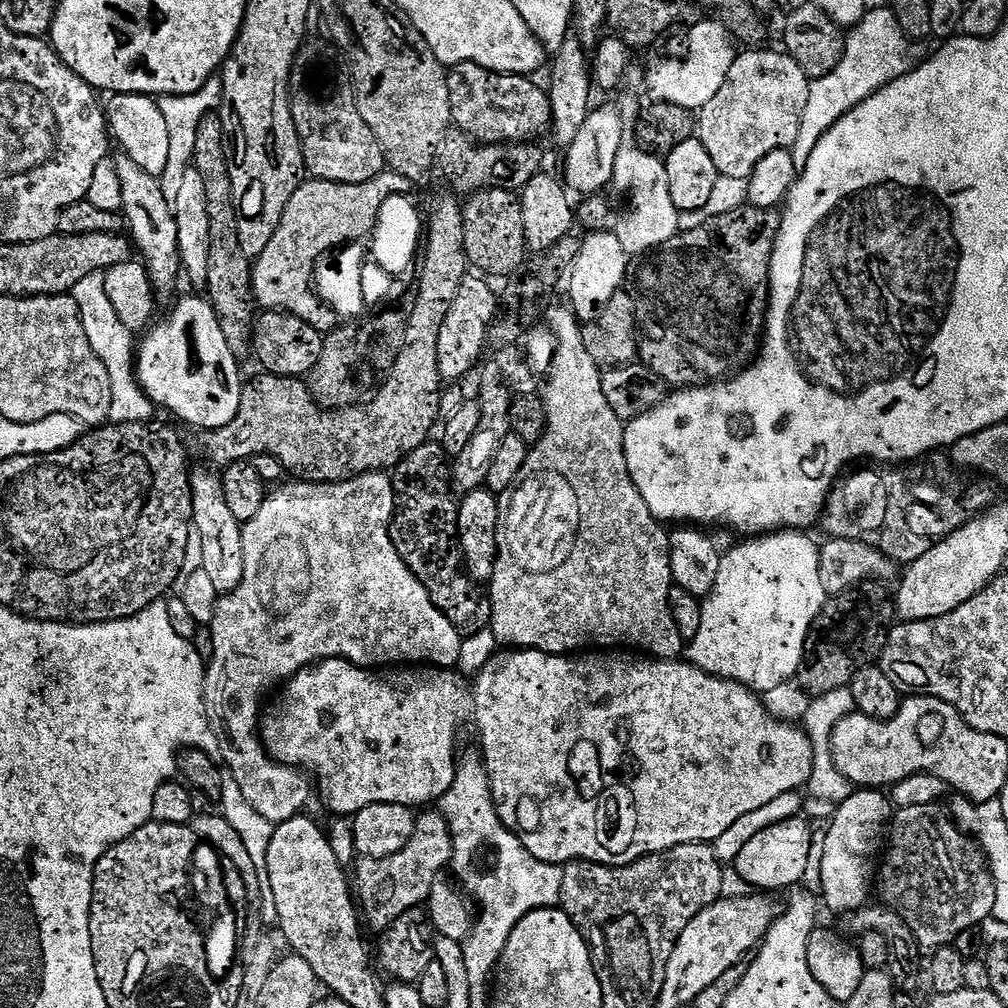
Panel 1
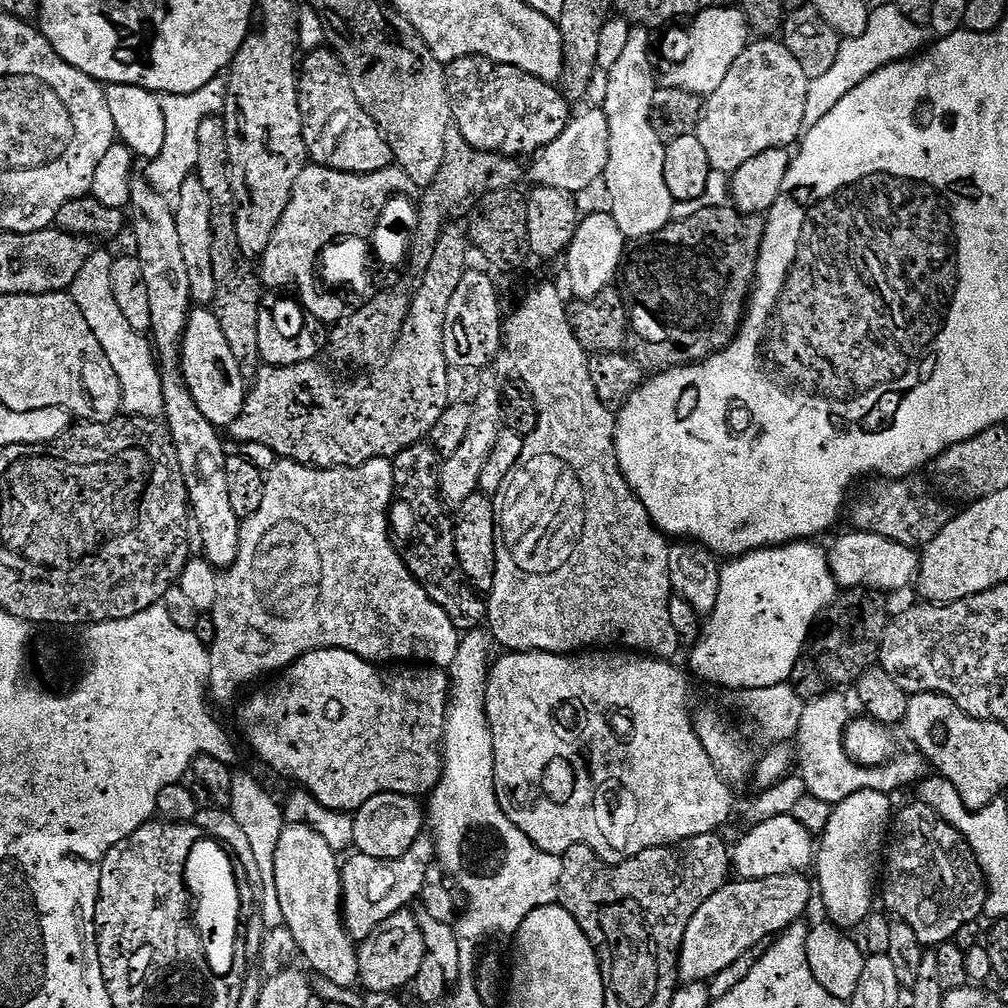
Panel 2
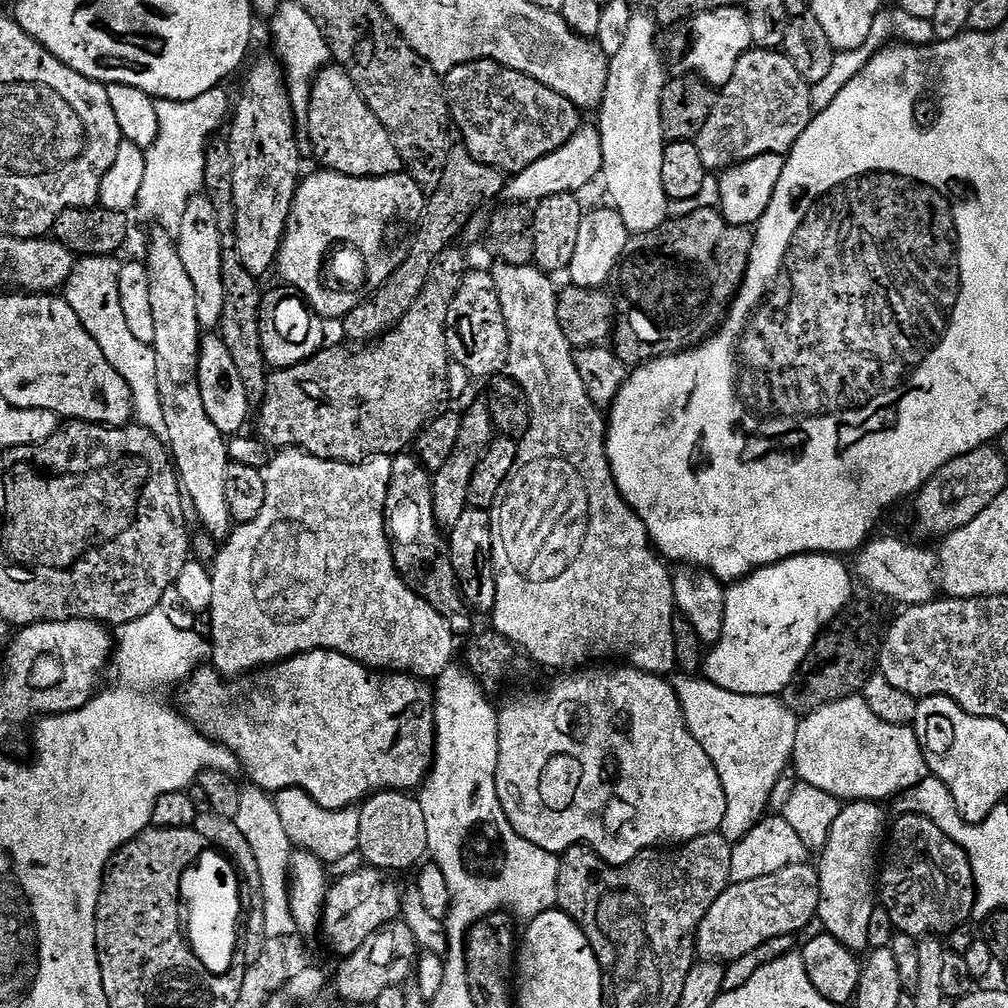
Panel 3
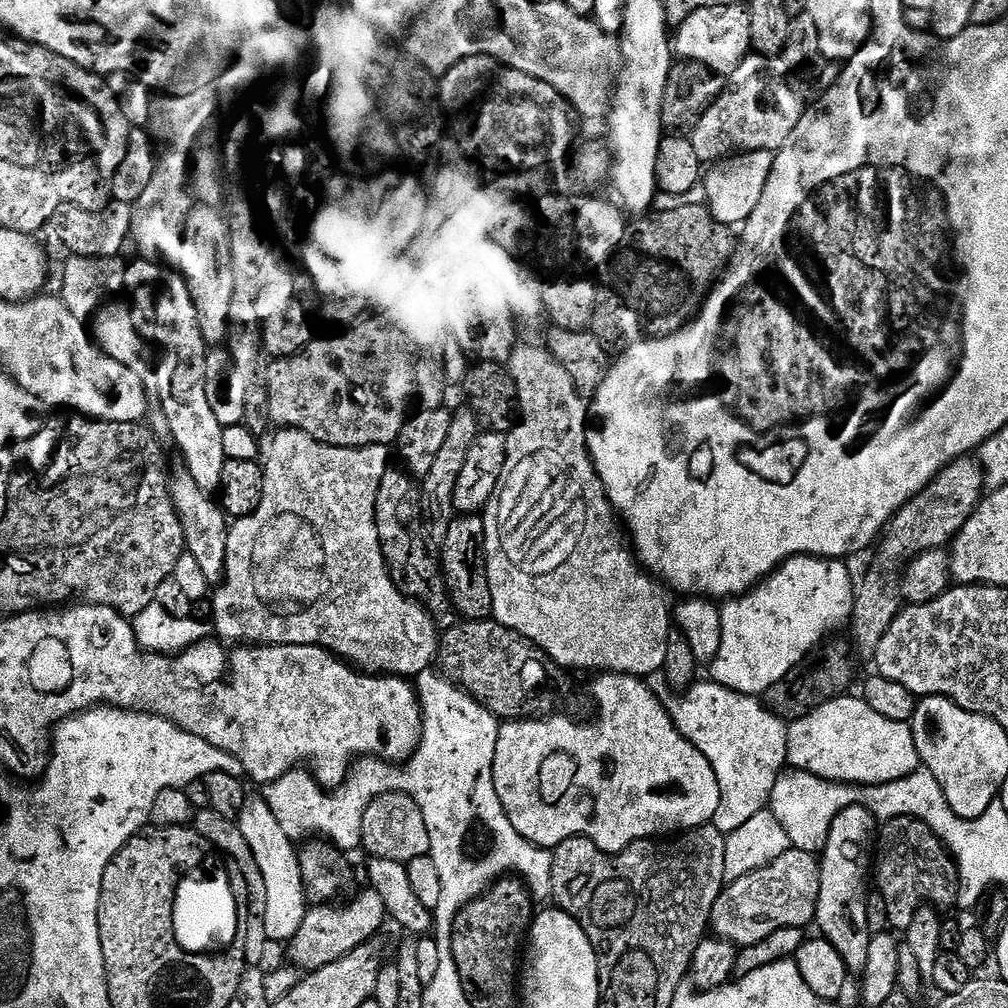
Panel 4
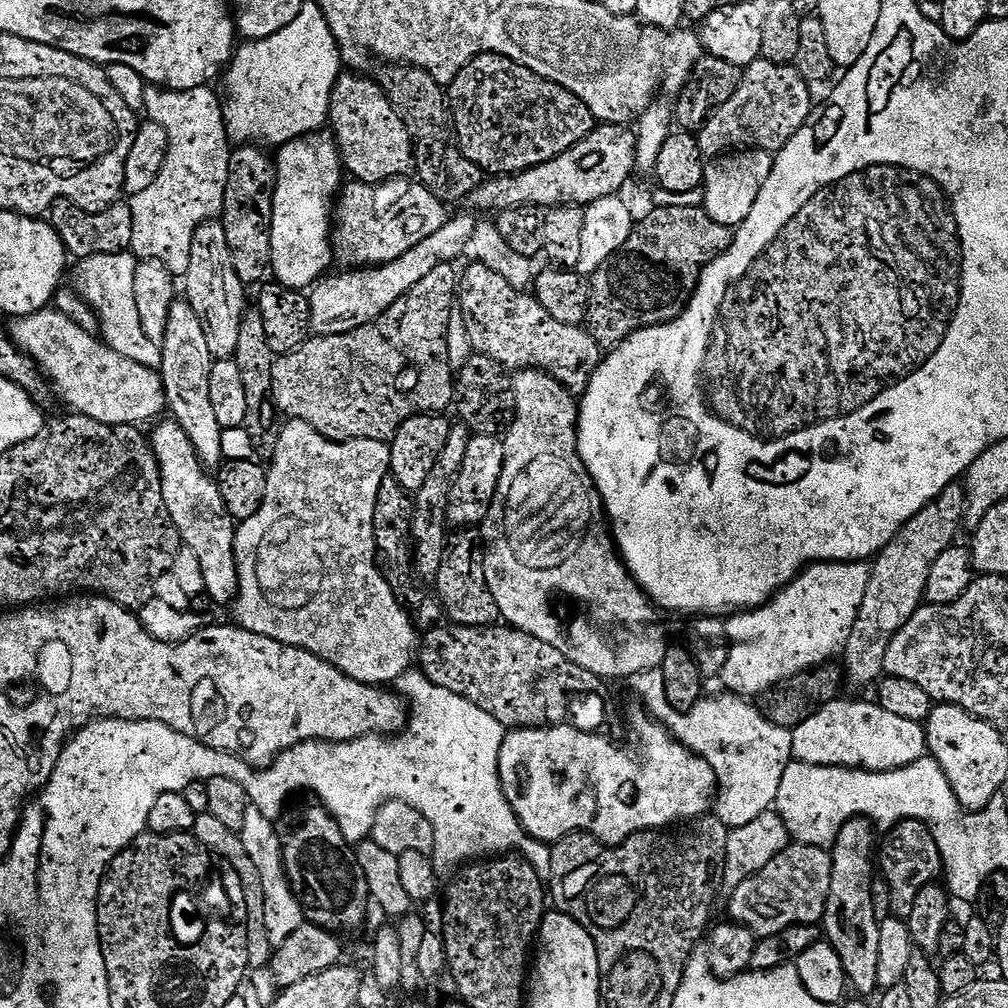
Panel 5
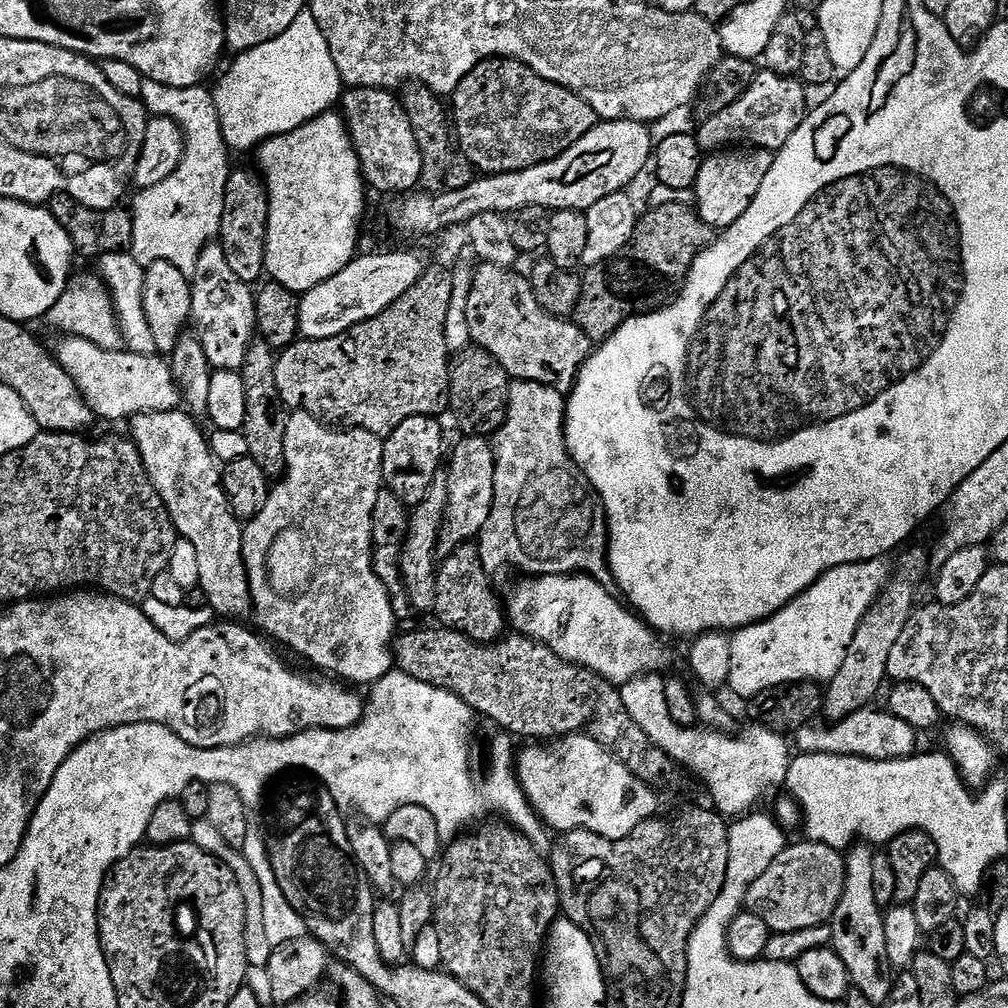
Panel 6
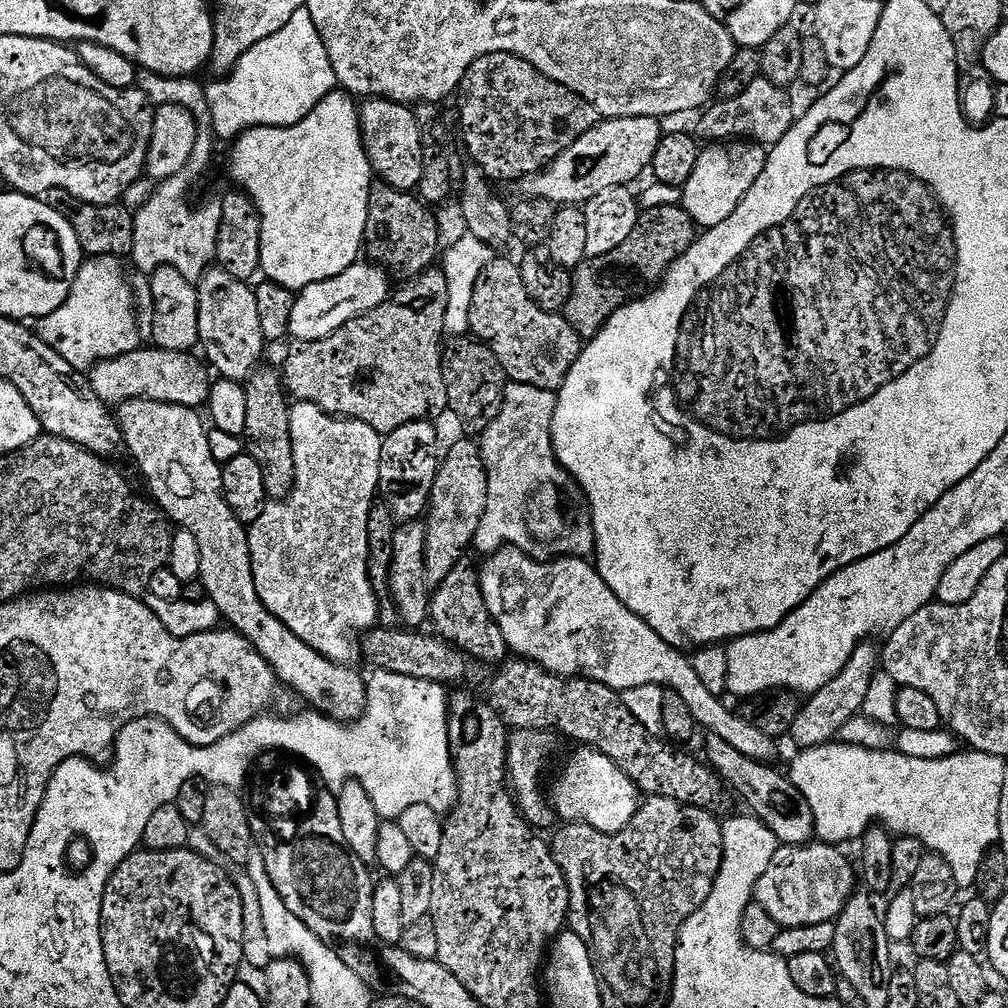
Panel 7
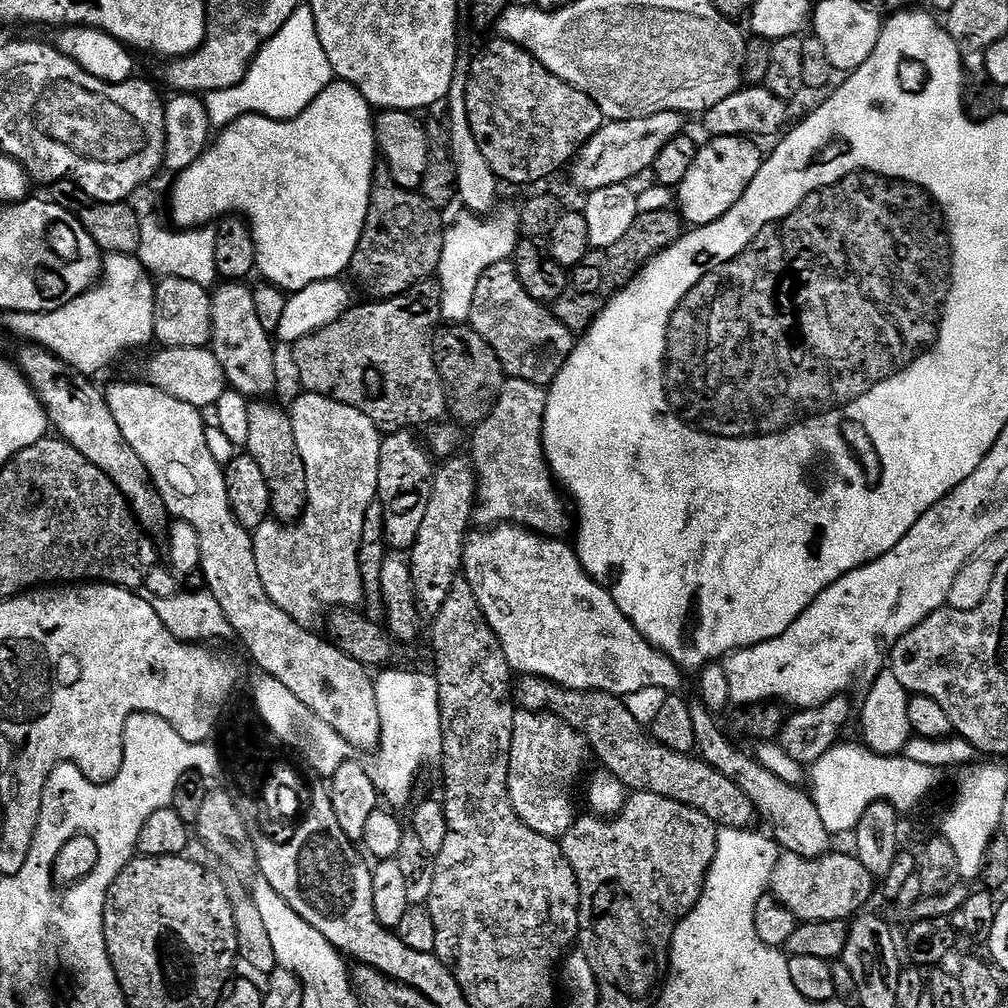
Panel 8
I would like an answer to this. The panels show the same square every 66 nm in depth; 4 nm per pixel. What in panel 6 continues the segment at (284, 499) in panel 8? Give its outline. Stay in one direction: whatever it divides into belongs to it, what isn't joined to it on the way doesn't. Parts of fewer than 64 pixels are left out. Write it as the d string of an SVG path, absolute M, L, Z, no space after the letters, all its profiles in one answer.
M253 340L246 354L246 362L240 368L240 377L246 386L246 422L243 426L248 455L270 478L279 478L284 474L284 439L288 416L280 402L278 378L276 377L277 353L265 340Z

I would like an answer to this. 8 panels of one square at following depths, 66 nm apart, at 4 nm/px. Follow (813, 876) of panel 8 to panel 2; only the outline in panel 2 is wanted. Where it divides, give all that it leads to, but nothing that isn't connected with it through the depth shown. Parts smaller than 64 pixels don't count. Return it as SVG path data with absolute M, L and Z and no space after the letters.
M788 873L785 876L766 877L761 880L737 879L729 882L723 888L719 888L699 910L690 918L690 926L686 928L686 934L682 938L680 947L680 966L678 976L685 985L702 984L711 982L715 976L730 962L738 962L738 958L749 955L767 936L776 938L787 931L792 924L805 919L804 911L808 903L814 900L814 884L807 875Z

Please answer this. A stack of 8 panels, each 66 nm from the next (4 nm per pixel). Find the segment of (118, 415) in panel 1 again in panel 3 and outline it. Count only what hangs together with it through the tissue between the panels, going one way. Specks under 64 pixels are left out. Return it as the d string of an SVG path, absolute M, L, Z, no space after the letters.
M116 256L81 257L77 259L62 294L82 322L83 328L98 342L110 366L122 374L125 382L130 385L135 421L150 430L160 442L169 445L170 430L158 391L157 354L151 345L138 341L127 325L118 289L121 266L122 262Z

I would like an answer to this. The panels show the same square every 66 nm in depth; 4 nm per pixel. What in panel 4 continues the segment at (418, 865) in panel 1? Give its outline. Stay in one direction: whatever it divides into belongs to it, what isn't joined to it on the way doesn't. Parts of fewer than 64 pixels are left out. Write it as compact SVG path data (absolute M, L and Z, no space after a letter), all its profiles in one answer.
M366 890L349 908L336 907L340 906L333 906L331 903L324 902L319 906L312 906L307 909L301 929L286 944L287 959L296 968L309 973L317 972L322 966L330 966L330 962L338 962L342 958L346 958L358 946L369 943L373 939L372 935L383 926L384 920L386 924L384 902L376 891Z

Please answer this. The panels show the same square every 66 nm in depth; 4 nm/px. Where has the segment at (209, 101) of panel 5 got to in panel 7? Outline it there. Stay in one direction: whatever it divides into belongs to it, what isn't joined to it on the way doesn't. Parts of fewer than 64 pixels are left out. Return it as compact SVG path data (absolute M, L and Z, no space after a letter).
M144 69L137 71L135 85L143 90L154 106L176 104L190 110L194 114L195 122L198 126L198 139L194 144L193 153L190 154L190 161L187 162L186 166L178 174L174 174L173 178L161 181L155 187L157 188L156 192L145 202L144 206L139 211L135 211L134 250L132 251L130 260L138 268L136 270L143 275L150 276L154 270L160 268L162 265L173 266L188 282L197 285L215 261L218 229L221 226L222 220L222 206L219 197L215 197L202 204L194 205L190 202L188 196L188 191L197 182L199 176L207 172L214 156L214 146L216 146L213 118L210 115L210 106L205 94L205 85L203 83L200 84L193 77L158 75L154 74L153 71L146 71Z

